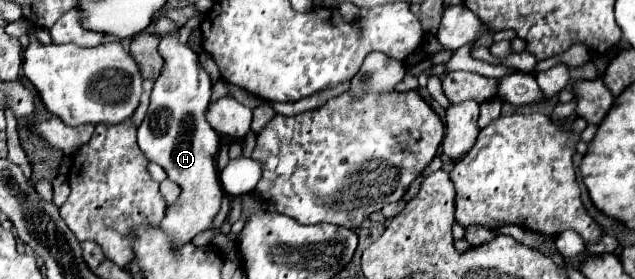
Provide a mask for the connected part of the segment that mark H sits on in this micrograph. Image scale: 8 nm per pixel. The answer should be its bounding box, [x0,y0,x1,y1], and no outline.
[137,34,223,248]

